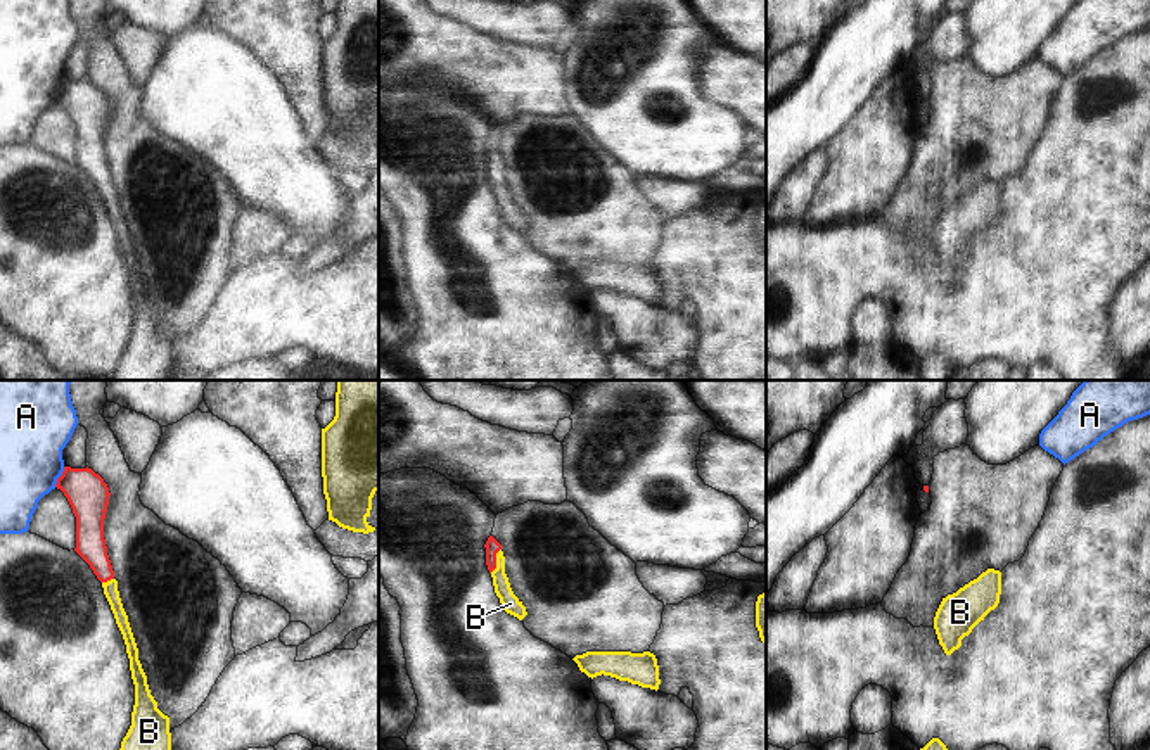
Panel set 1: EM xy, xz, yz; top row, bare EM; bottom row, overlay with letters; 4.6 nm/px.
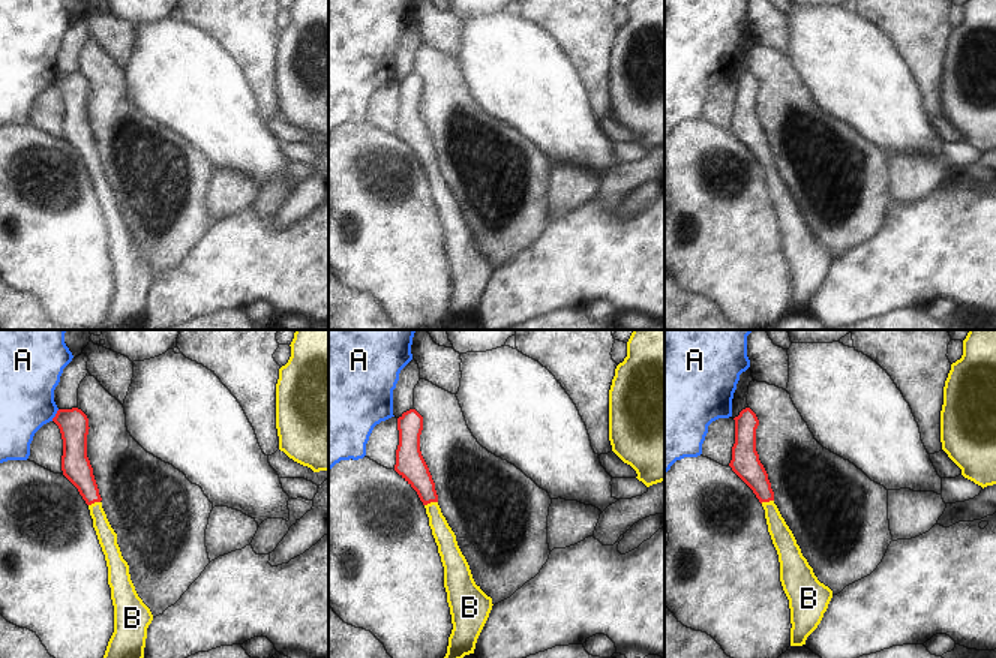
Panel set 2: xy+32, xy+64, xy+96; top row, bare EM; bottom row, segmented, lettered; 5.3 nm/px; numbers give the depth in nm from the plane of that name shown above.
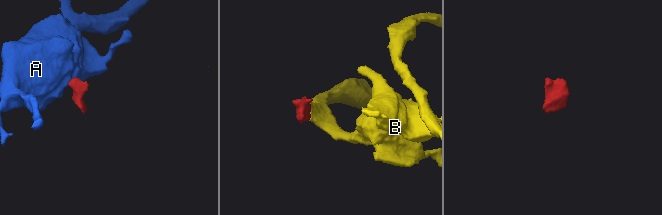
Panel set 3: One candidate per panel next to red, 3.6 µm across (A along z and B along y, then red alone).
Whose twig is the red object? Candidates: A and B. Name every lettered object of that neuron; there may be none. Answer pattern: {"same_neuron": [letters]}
{"same_neuron": ["B"]}

